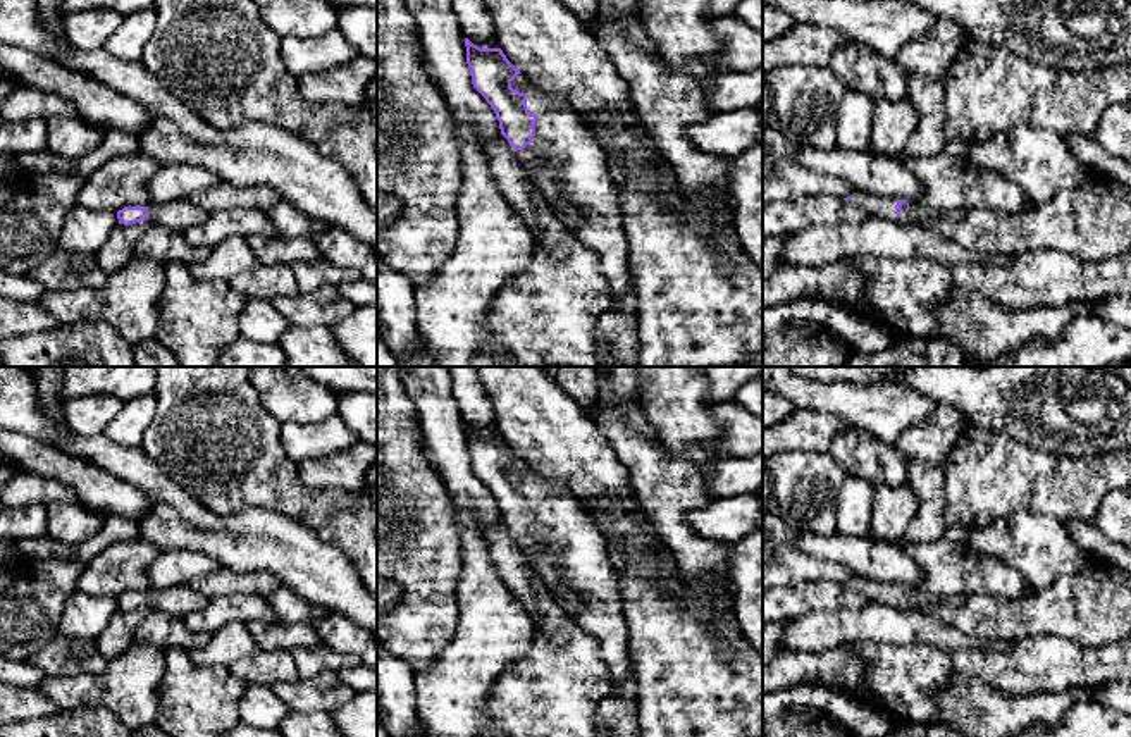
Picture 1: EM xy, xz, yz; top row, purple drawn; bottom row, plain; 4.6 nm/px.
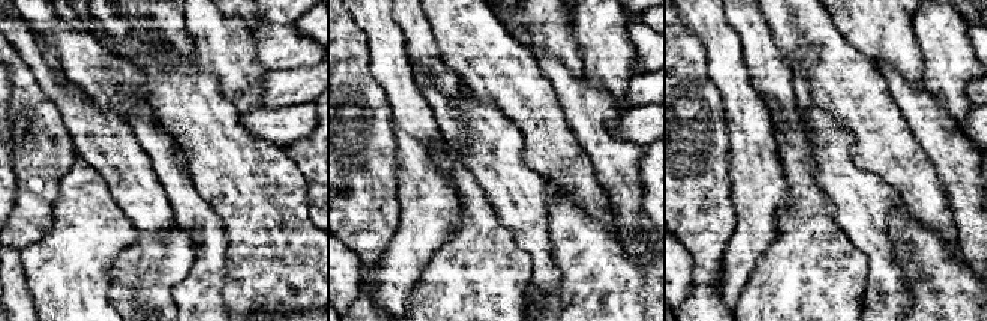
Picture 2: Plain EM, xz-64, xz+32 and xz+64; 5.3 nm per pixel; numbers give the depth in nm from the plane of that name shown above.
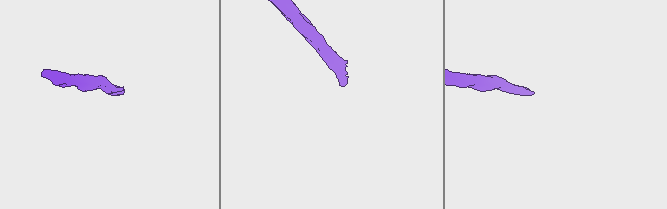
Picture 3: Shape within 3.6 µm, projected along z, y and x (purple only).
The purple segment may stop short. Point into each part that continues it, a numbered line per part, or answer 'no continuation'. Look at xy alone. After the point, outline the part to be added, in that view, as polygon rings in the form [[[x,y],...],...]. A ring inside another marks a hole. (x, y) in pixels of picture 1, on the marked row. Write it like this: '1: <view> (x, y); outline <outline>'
1: xy (178, 216); outline [[[191,200],[165,203],[150,203],[148,222],[170,231],[184,232],[186,229],[207,220],[210,212]]]

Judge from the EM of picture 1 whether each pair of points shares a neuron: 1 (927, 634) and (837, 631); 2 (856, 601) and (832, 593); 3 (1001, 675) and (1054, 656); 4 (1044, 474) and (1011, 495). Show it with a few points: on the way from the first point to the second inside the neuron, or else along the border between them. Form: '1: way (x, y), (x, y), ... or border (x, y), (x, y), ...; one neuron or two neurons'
1: way (904, 627), (859, 627); one neuron
2: way (851, 600), (837, 596); one neuron
3: way (1014, 672), (1040, 665); one neuron
4: way (1035, 481), (1025, 481), (1019, 486); one neuron

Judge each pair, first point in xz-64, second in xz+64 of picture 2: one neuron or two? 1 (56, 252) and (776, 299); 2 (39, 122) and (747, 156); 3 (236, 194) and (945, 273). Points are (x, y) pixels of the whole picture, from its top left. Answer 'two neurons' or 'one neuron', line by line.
1: two neurons
2: two neurons
3: one neuron

